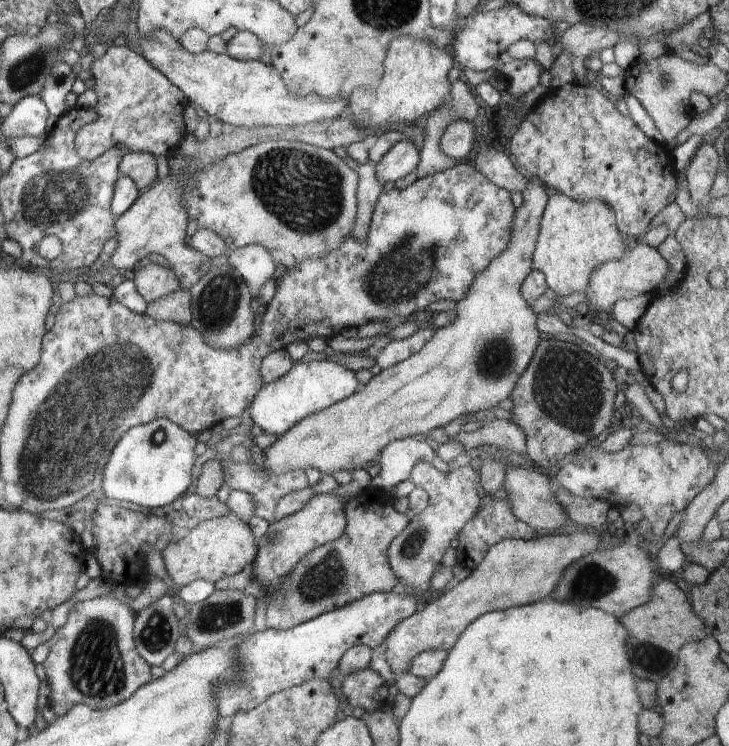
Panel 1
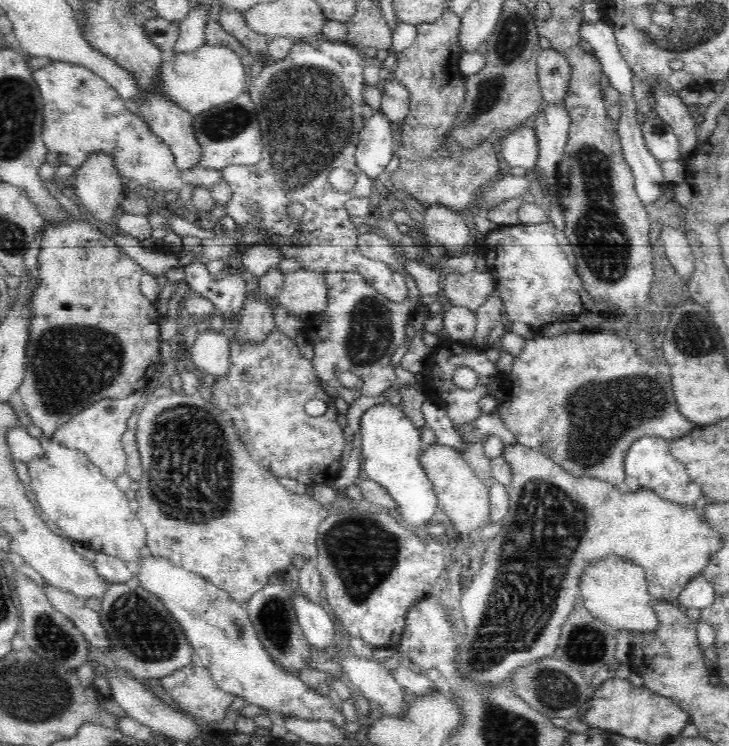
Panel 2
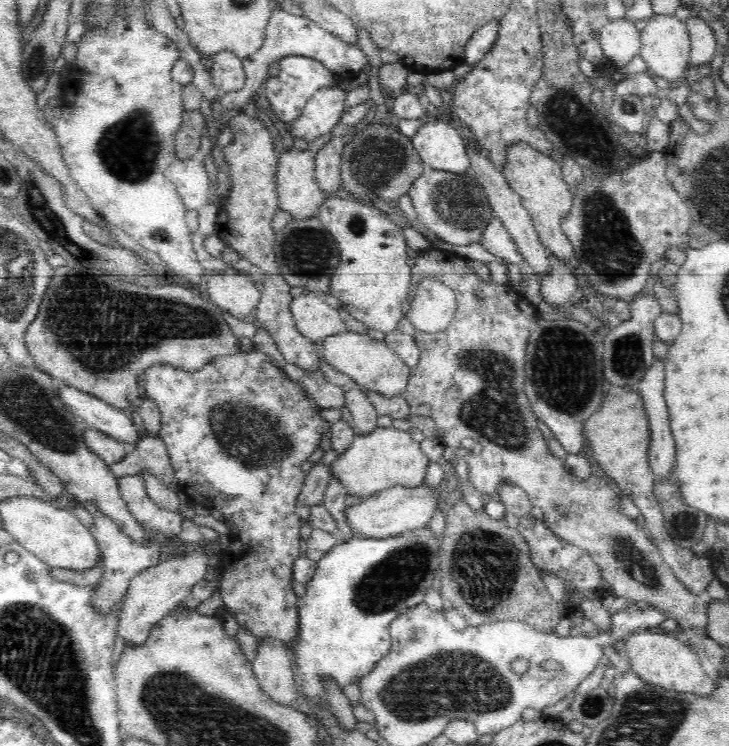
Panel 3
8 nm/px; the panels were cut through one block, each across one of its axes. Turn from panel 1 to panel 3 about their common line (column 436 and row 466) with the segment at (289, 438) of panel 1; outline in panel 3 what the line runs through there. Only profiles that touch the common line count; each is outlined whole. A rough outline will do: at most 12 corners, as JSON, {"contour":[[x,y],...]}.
{"contour":[[410,432],[356,434],[330,463],[348,495],[422,486],[431,461]]}

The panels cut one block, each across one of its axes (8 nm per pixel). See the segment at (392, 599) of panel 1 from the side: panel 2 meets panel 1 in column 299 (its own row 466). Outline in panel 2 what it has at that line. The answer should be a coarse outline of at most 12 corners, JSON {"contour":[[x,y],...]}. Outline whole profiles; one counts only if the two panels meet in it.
{"contour":[[665,438],[626,453],[623,489],[693,505],[703,497]]}

